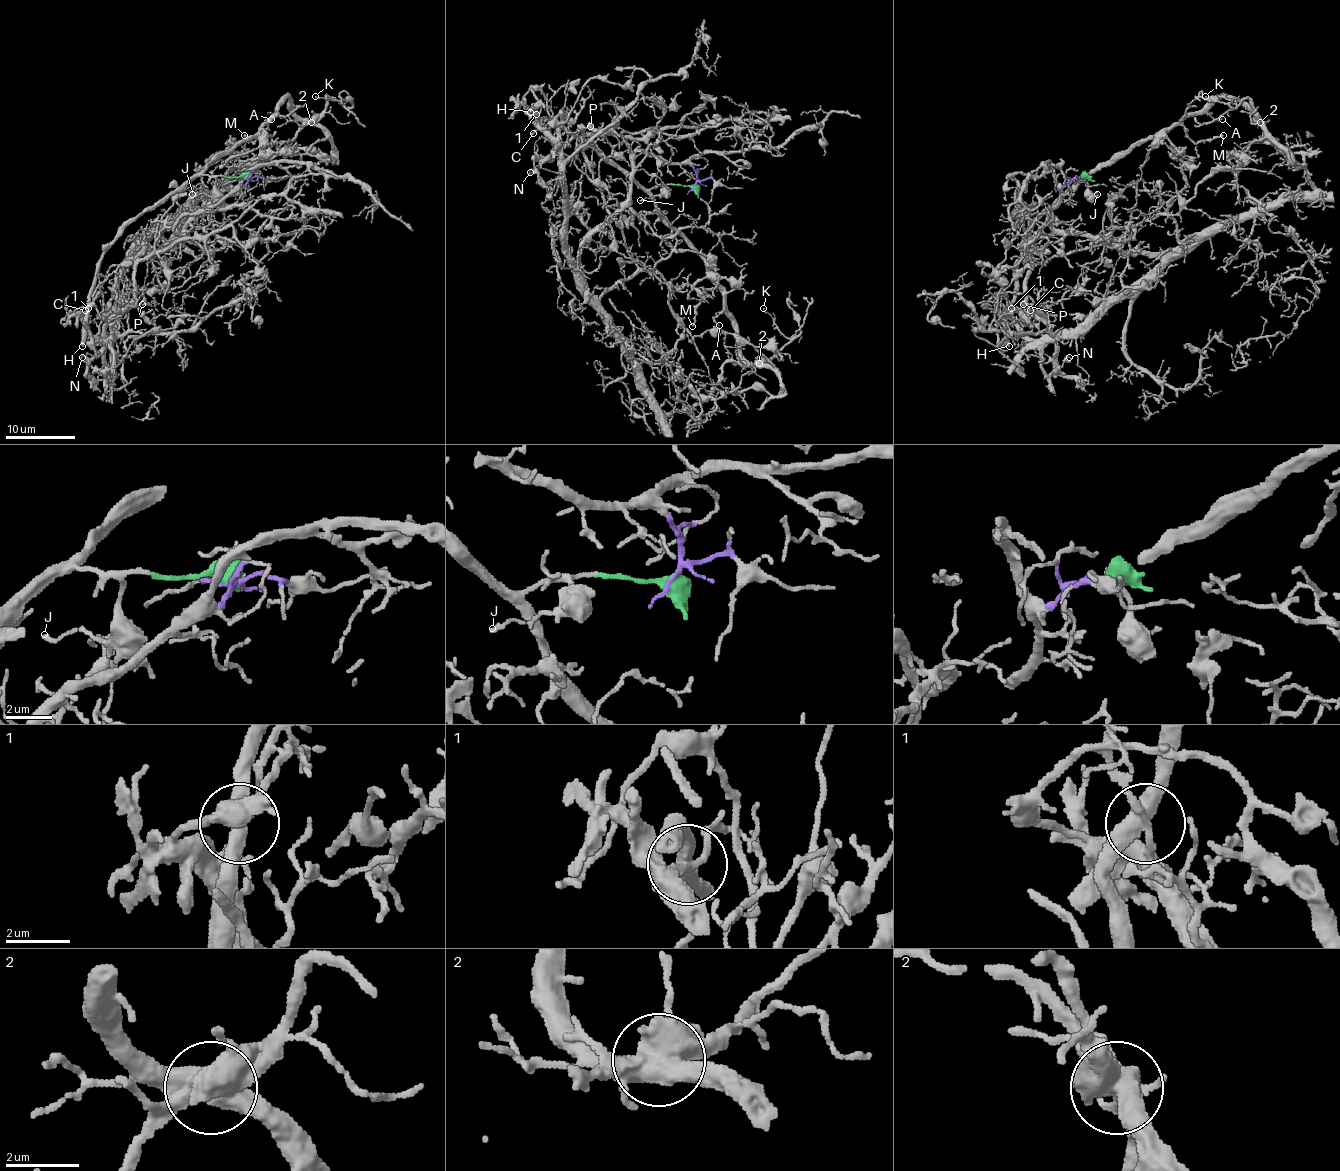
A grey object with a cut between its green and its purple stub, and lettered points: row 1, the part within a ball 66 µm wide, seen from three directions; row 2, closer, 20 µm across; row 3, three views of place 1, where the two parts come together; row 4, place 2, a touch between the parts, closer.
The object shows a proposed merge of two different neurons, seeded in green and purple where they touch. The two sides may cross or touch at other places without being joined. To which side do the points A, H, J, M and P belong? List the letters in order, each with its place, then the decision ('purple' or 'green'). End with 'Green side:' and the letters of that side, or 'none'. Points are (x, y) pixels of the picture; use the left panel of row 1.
A: (271, 119) | green
H: (82, 346) | green
J: (192, 194) | green
M: (244, 135) | green
P: (142, 304) | purple
Green side: A, H, J, M

